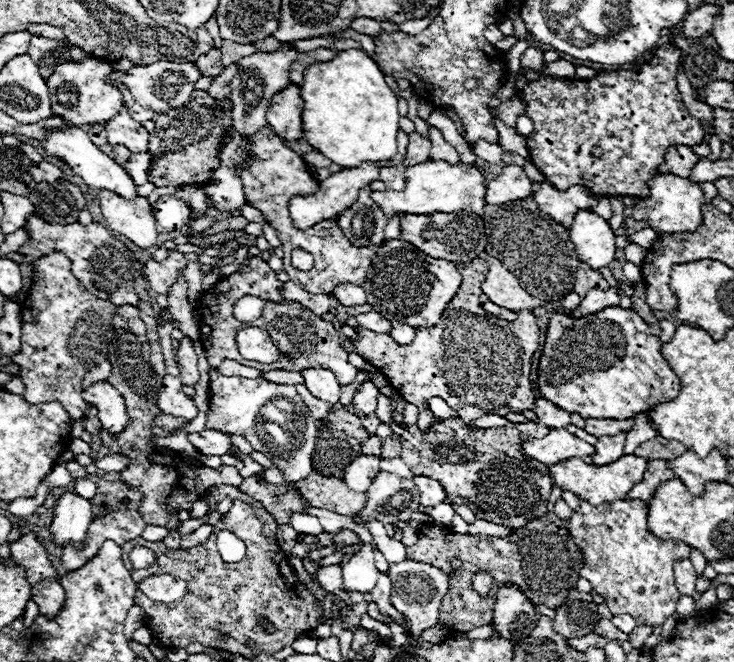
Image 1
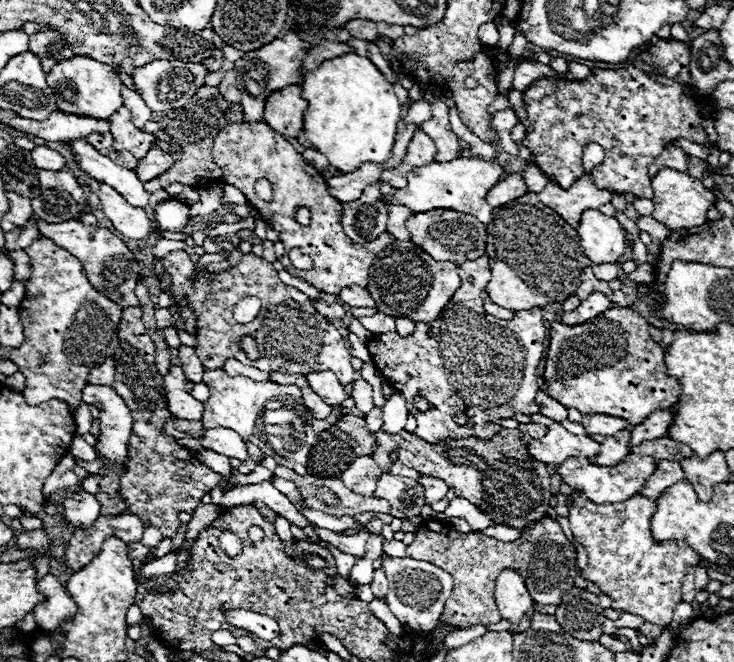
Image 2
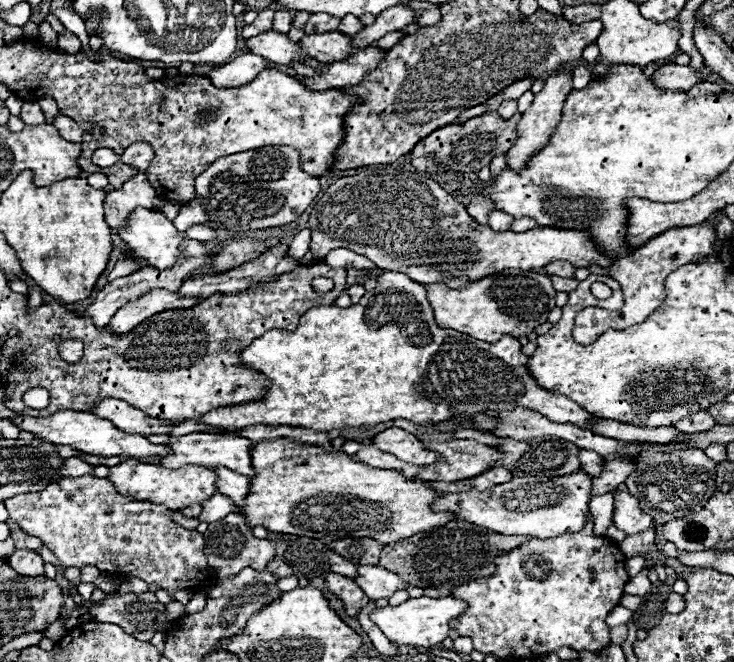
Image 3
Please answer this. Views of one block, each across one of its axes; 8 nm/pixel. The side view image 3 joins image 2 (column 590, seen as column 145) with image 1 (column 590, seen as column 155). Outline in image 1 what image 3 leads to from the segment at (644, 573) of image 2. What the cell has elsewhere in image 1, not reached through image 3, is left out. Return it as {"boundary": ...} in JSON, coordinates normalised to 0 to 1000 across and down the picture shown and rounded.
{"boundary":[[[790,755],[790,767],[779,773],[771,798],[796,834],[796,855],[790,861],[790,870],[807,882],[809,894],[823,900],[823,909],[834,927],[858,927],[869,943],[880,946],[902,946],[918,927],[926,906],[926,894],[918,882],[918,852],[937,843],[943,828],[924,816],[899,816],[883,804],[883,758],[850,755],[834,761],[826,758],[823,764],[807,764]]]}

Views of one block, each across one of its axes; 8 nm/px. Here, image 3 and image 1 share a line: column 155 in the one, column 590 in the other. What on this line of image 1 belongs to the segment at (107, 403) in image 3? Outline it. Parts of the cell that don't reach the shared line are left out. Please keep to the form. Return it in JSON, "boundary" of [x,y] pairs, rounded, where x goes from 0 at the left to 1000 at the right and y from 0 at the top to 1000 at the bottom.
{"boundary":[[[801,631],[798,634],[798,644],[796,650],[807,659],[837,659],[842,653],[856,653],[861,647],[864,634],[856,634],[856,637],[834,637],[828,631]]]}

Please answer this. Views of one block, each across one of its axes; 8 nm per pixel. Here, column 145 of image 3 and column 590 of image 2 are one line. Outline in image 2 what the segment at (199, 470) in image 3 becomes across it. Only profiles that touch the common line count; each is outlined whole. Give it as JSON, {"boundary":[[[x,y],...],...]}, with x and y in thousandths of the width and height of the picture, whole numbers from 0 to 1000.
{"boundary":[[[858,686],[847,701],[831,704],[831,707],[804,701],[796,692],[774,692],[774,698],[768,698],[763,704],[763,719],[774,734],[796,743],[809,761],[839,761],[839,758],[850,758],[850,755],[866,749],[877,737],[880,725],[891,716],[894,704],[896,704],[894,692],[866,689],[866,686]]]}

